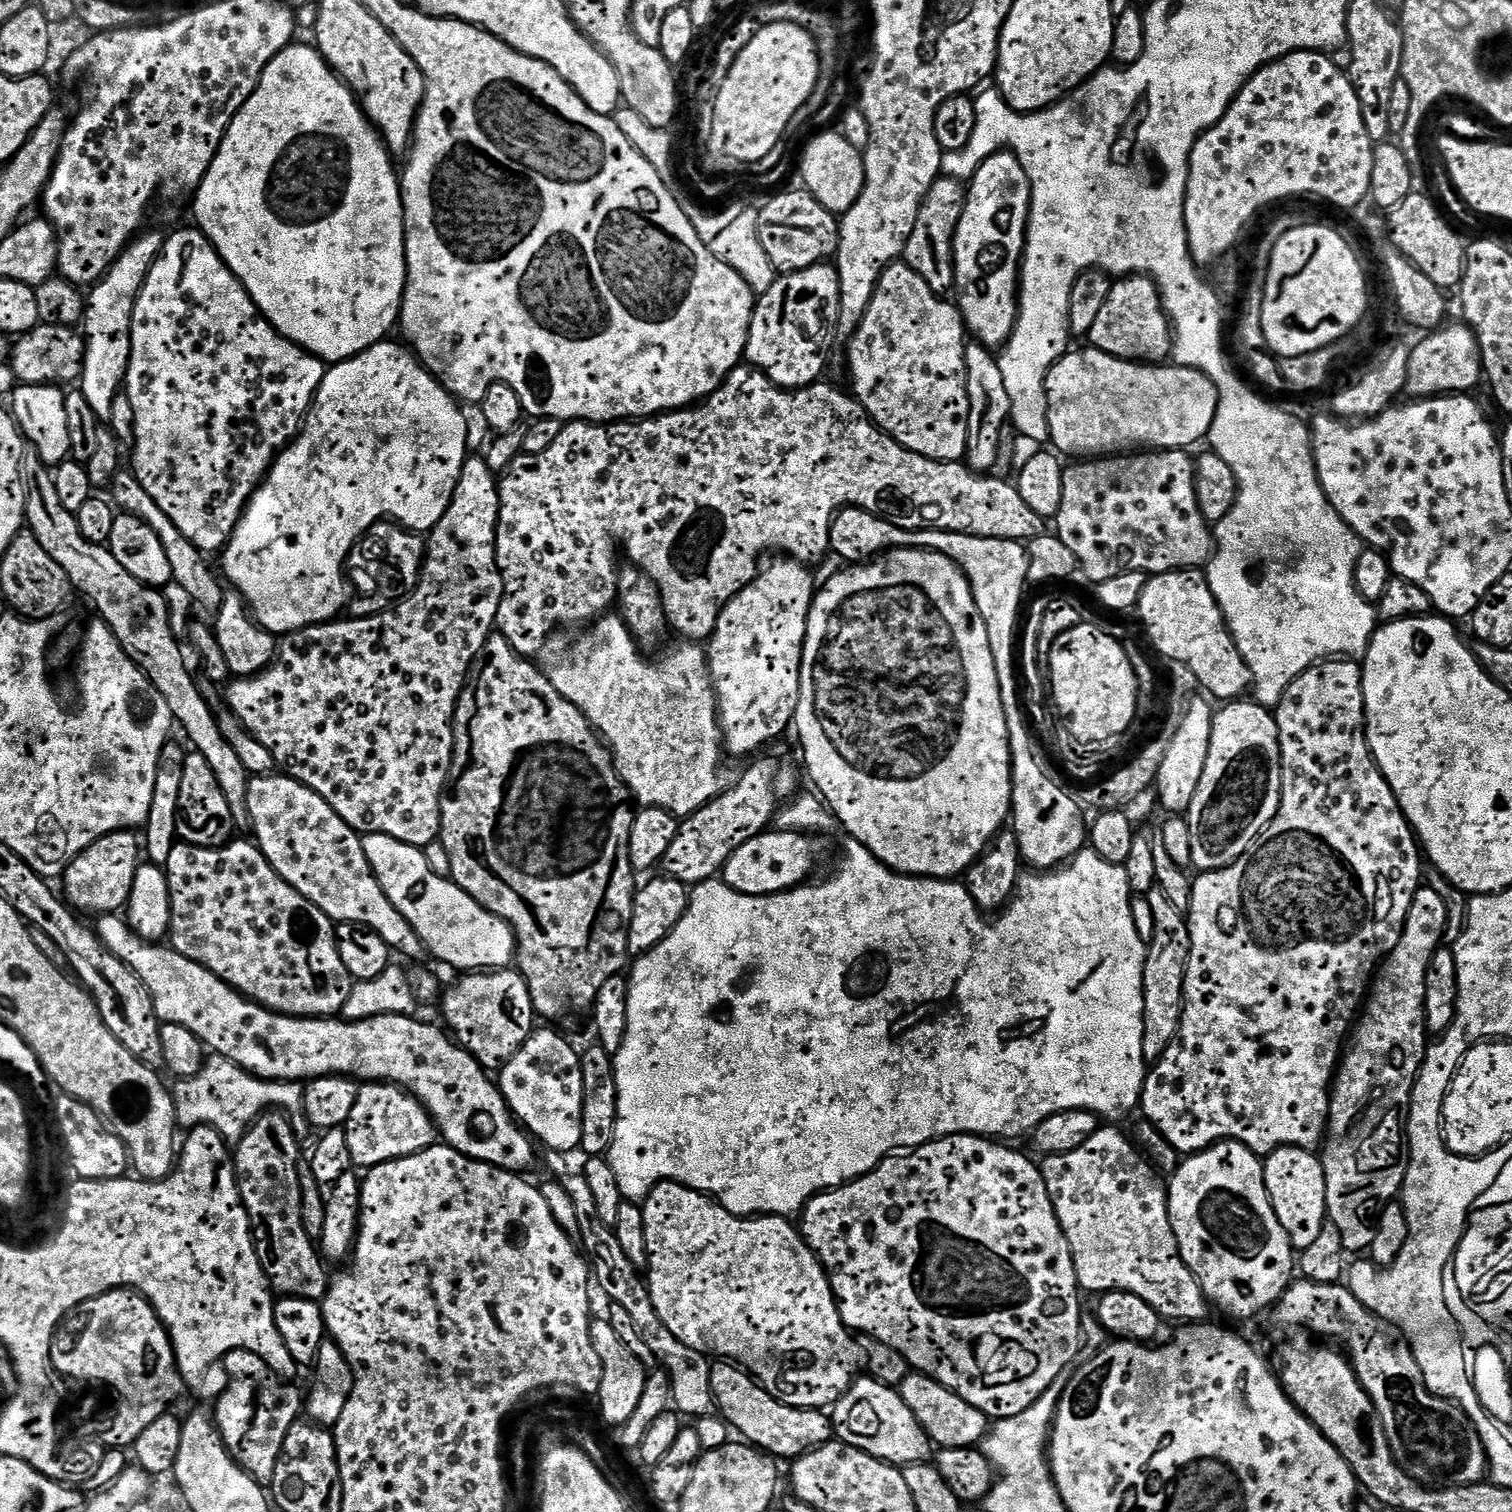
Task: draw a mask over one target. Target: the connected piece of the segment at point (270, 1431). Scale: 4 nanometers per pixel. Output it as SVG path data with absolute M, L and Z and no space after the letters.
M239 1348L233 1352L227 1352L222 1361L224 1372L229 1376L228 1385L224 1393L216 1400L216 1412L214 1411L214 1423L228 1452L236 1459L242 1470L246 1470L258 1481L261 1486L271 1485L274 1478L274 1466L278 1462L278 1454L282 1450L282 1442L286 1442L286 1434L290 1426L296 1423L302 1412L302 1392L291 1388L276 1373L272 1372L258 1358L258 1354L247 1352Z

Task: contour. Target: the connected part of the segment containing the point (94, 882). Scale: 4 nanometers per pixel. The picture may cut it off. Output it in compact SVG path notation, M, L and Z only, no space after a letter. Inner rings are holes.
M132 830L112 832L91 844L68 864L62 877L63 895L77 913L116 914L127 905L134 886L134 874L142 863L142 844Z

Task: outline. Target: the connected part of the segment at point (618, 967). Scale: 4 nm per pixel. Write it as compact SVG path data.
M494 634L486 642L483 652L480 653L479 660L472 666L471 673L468 677L468 683L464 686L464 692L460 696L460 700L456 704L456 723L452 729L456 735L456 741L452 747L452 769L448 771L448 783L444 793L440 795L440 835L438 843L446 846L446 854L450 854L450 870L451 881L458 885L466 894L470 894L470 898L474 898L474 902L478 902L492 916L502 918L512 928L513 934L516 935L516 954L514 957L515 967L528 984L530 990L530 998L532 999L532 1008L536 1011L537 1017L546 1019L548 1022L556 1022L552 1020L564 1020L567 1016L572 1016L575 1012L587 1013L591 1009L592 1004L598 998L598 990L602 990L602 986L609 978L621 975L629 967L630 953L628 950L628 935L630 934L630 918L632 917L632 907L634 906L634 898L638 887L637 873L632 871L632 863L630 862L630 826L634 815L634 804L630 799L630 793L627 786L622 782L622 778L618 774L618 770L612 761L612 753L608 751L607 744L598 735L592 722L584 717L584 712L578 710L578 706L574 706L565 696L558 694L558 690L552 683L548 681L547 676L539 667L532 665L533 661L526 656L519 656L510 646L510 642L506 637Z

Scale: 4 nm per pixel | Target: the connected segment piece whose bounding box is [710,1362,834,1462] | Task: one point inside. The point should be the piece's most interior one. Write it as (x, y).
(775, 1429)

